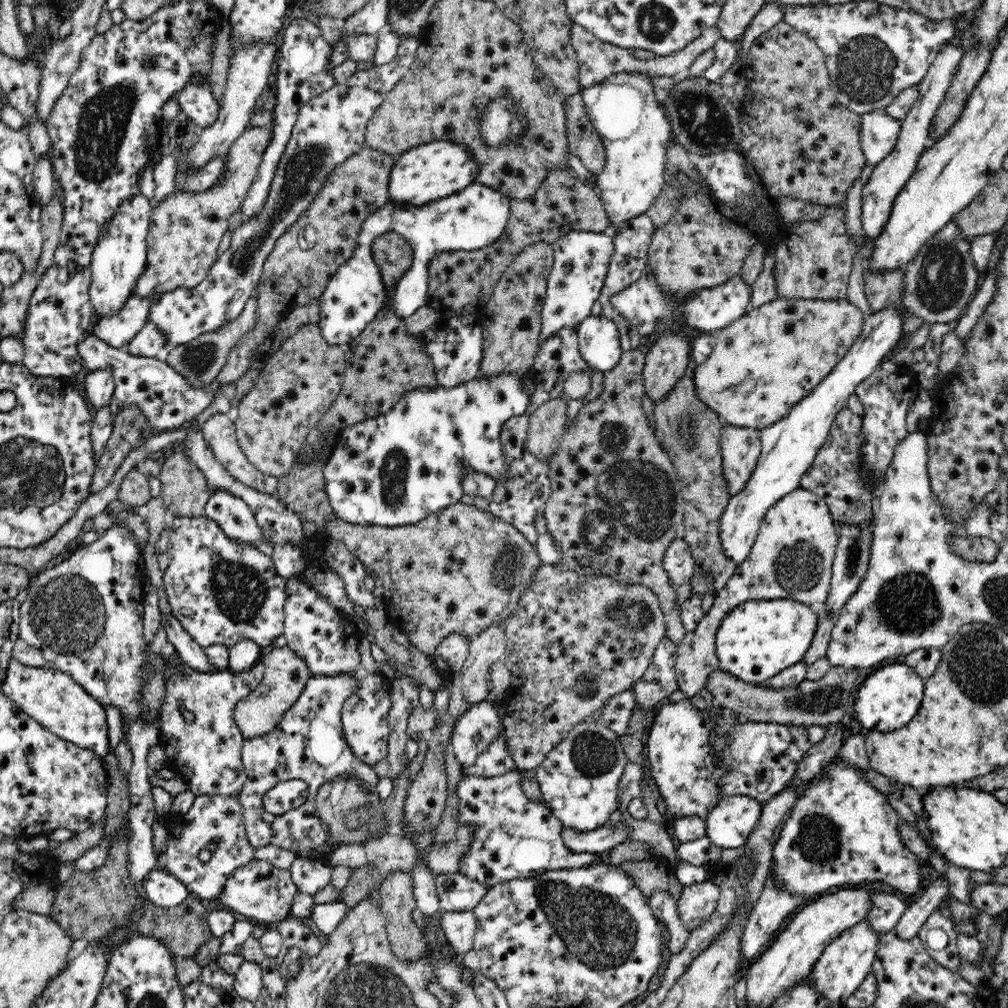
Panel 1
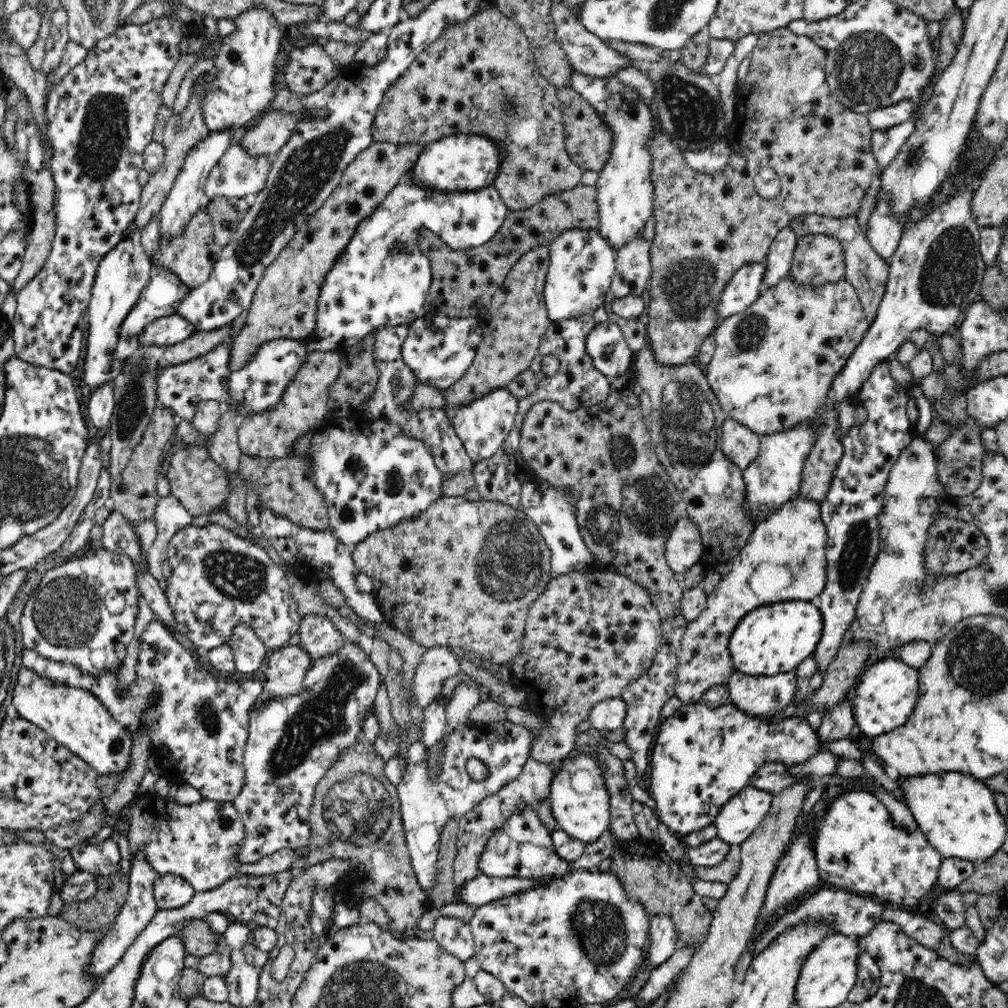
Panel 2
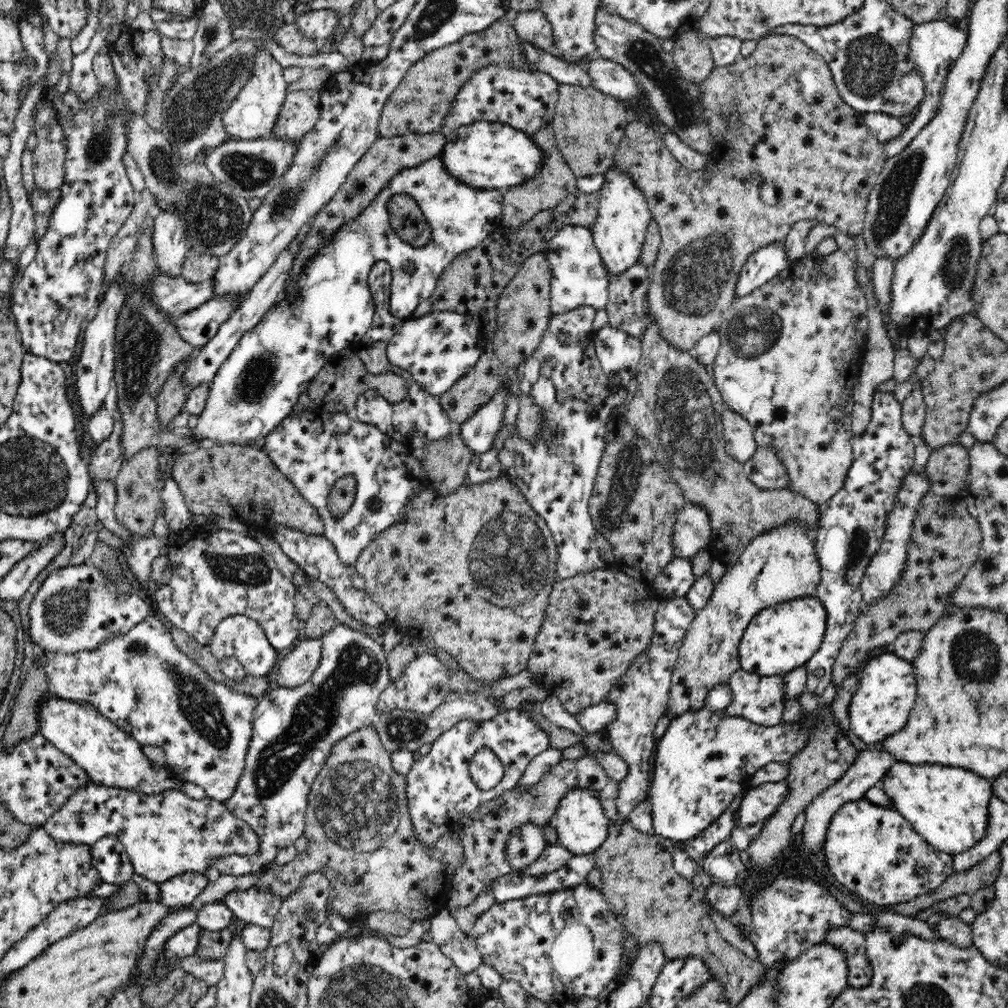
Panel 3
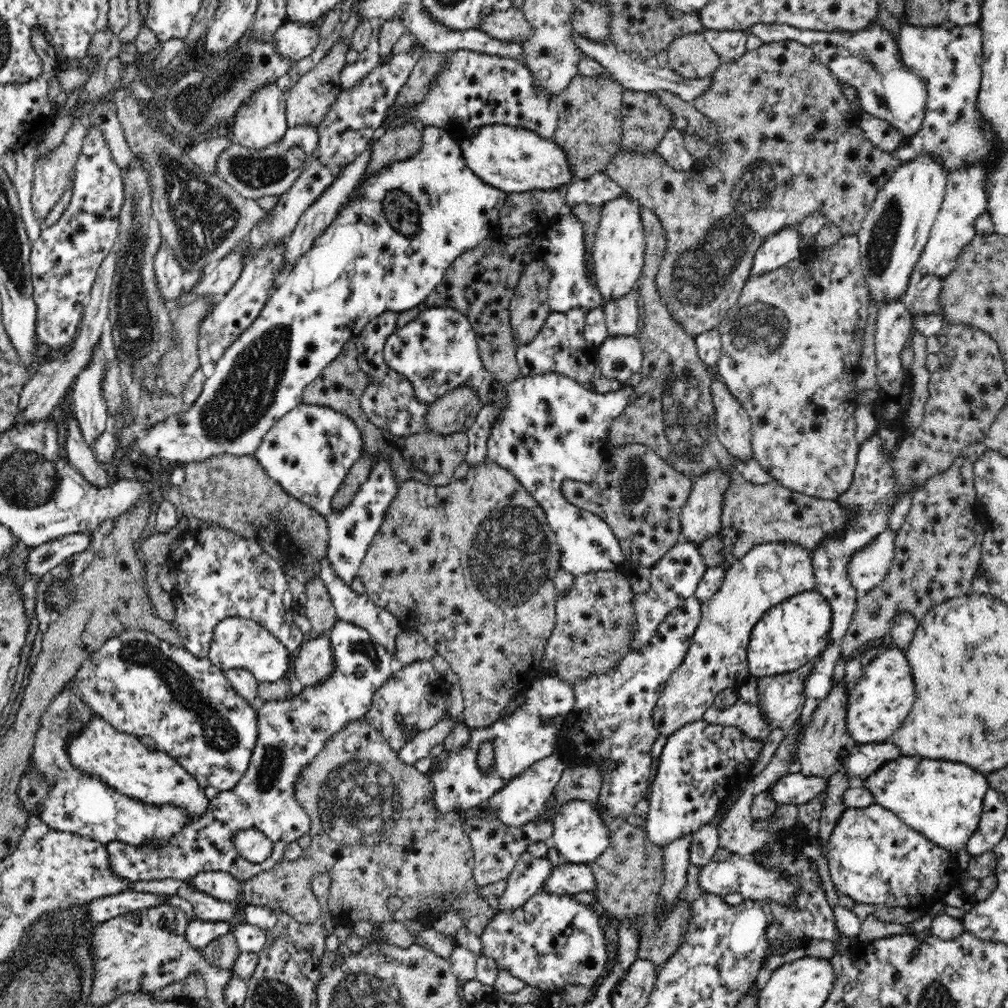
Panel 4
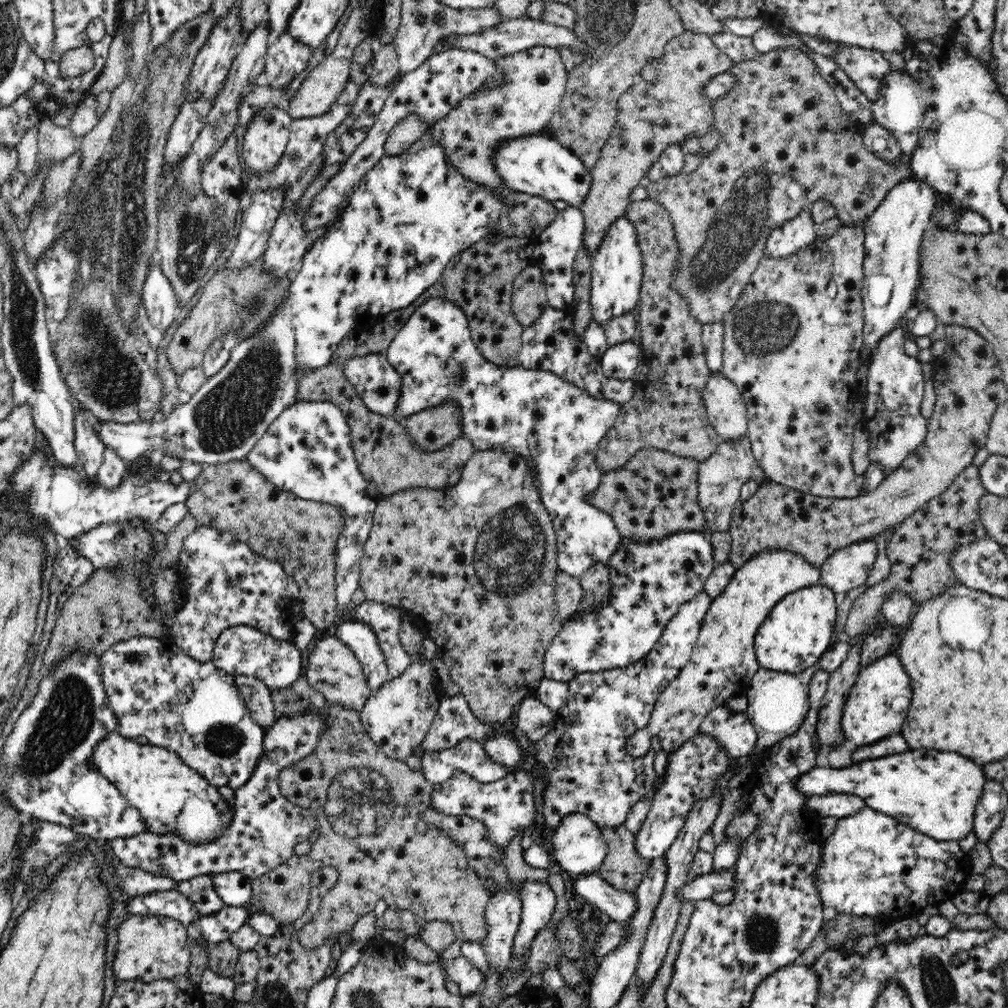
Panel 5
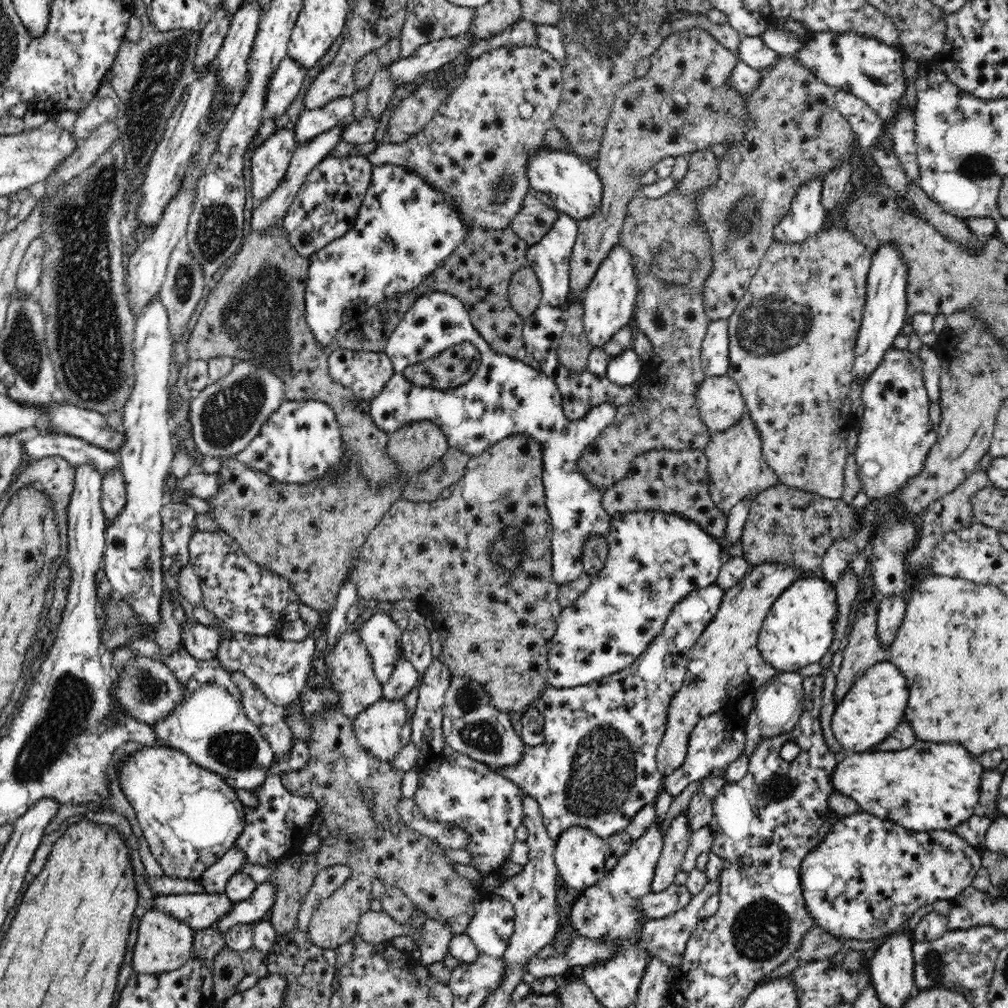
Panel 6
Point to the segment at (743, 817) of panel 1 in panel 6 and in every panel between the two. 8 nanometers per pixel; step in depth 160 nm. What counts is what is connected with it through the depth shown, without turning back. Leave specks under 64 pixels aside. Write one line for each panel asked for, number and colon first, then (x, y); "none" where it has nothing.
2: (742, 814)
3: (759, 802)
4: (794, 788)
5: (936, 793)
6: (927, 787)

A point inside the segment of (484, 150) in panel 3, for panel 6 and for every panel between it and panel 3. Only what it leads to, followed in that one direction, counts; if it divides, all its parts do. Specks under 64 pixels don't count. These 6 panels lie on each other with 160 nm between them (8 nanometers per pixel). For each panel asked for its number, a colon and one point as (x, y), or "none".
4: (512, 159)
5: (538, 165)
6: (571, 182)

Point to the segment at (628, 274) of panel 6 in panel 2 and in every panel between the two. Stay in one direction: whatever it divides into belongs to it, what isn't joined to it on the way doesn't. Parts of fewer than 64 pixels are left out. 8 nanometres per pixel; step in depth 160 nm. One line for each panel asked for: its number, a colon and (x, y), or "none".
2: (625, 198)
3: (619, 231)
4: (618, 254)
5: (616, 281)

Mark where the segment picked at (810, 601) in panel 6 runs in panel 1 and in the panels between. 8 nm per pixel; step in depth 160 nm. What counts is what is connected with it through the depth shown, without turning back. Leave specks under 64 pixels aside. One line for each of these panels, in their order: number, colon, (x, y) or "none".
1: (758, 639)
2: (772, 639)
3: (781, 638)
4: (790, 635)
5: (798, 631)

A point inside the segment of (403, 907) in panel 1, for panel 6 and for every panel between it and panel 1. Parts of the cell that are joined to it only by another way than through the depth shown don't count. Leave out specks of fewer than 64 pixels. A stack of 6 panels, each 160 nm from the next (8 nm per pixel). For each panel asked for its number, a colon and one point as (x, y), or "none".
2: (360, 819)
3: (359, 834)
4: (374, 831)
5: (369, 807)
6: (358, 797)

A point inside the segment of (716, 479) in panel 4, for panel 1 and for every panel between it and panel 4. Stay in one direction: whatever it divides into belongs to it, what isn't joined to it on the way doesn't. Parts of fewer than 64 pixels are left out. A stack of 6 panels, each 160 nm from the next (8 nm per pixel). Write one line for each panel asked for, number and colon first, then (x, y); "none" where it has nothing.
1: (678, 563)
2: (683, 547)
3: (692, 532)

